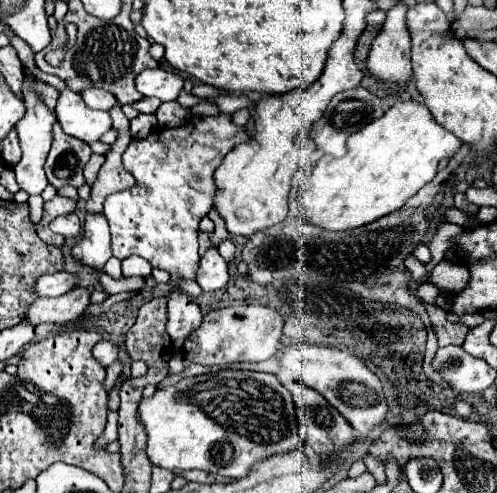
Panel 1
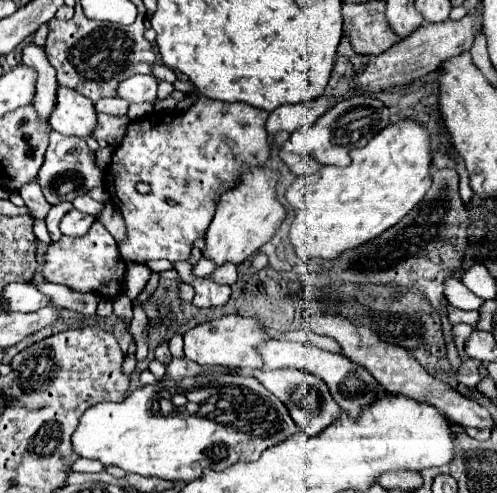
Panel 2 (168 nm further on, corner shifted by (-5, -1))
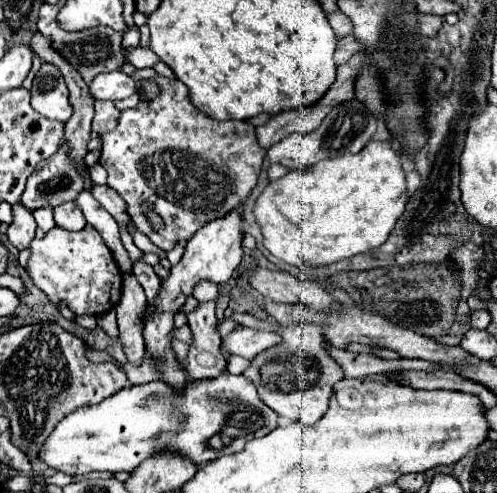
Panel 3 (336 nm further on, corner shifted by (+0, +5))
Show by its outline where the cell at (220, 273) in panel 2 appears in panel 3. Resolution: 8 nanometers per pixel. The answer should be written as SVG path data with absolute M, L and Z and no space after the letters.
M201 282L201 284L197 284L193 296L195 296L197 302L209 302L209 300L215 300L217 288L219 288L217 284L209 284L209 282L205 284L205 282Z

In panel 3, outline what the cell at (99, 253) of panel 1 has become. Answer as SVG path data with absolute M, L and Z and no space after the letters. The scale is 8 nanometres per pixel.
M87 224L79 232L69 232L55 226L45 234L45 238L35 238L29 248L29 276L53 306L65 304L75 316L99 316L117 306L121 298L123 274L115 264L111 250L93 226Z

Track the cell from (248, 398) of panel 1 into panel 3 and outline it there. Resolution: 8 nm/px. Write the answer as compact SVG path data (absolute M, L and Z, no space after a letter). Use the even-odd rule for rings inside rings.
M227 372L213 380L191 382L179 394L175 394L167 384L163 384L159 380L159 382L147 382L141 386L123 388L123 390L115 392L113 396L105 398L101 404L83 406L83 408L71 412L47 436L47 440L39 452L39 458L49 468L53 468L57 472L65 472L69 476L81 476L81 474L89 474L89 472L101 472L101 470L133 472L143 460L147 460L149 456L153 456L161 450L181 452L187 458L191 458L193 464L199 466L199 464L217 460L225 454L241 452L245 442L269 434L275 426L277 426L277 414L259 400L255 386L245 376L233 376ZM217 434L223 442L223 448L209 446L209 440Z

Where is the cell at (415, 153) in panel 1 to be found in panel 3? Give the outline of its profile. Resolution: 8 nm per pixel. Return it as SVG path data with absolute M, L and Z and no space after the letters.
M371 140L357 154L343 154L339 158L323 160L309 170L295 170L275 182L269 182L269 186L257 198L253 214L261 228L263 244L275 258L297 268L317 268L381 246L395 228L395 222L405 210L405 204L407 186L405 172L401 168L401 156L395 148L391 148L389 142Z

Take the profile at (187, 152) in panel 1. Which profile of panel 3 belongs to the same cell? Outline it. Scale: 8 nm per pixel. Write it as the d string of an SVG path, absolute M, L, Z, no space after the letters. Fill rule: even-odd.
M155 76L153 82L159 86L159 96L145 98L139 86L139 104L135 108L123 110L117 126L111 132L103 134L99 164L109 174L107 186L117 190L117 194L127 202L127 214L137 224L137 228L145 232L157 248L171 250L177 240L189 240L211 220L211 216L223 218L243 206L245 198L257 184L265 150L259 148L255 128L251 124L241 120L219 122L199 112L189 102L187 86L183 86L183 82L165 76ZM143 204L147 204L157 216L161 216L163 228L159 228L157 232L147 220L147 208Z

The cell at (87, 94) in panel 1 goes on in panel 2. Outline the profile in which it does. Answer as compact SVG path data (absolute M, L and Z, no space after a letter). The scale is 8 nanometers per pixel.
M100 98L96 102L96 112L106 112L114 116L122 116L128 112L128 102L120 98Z

